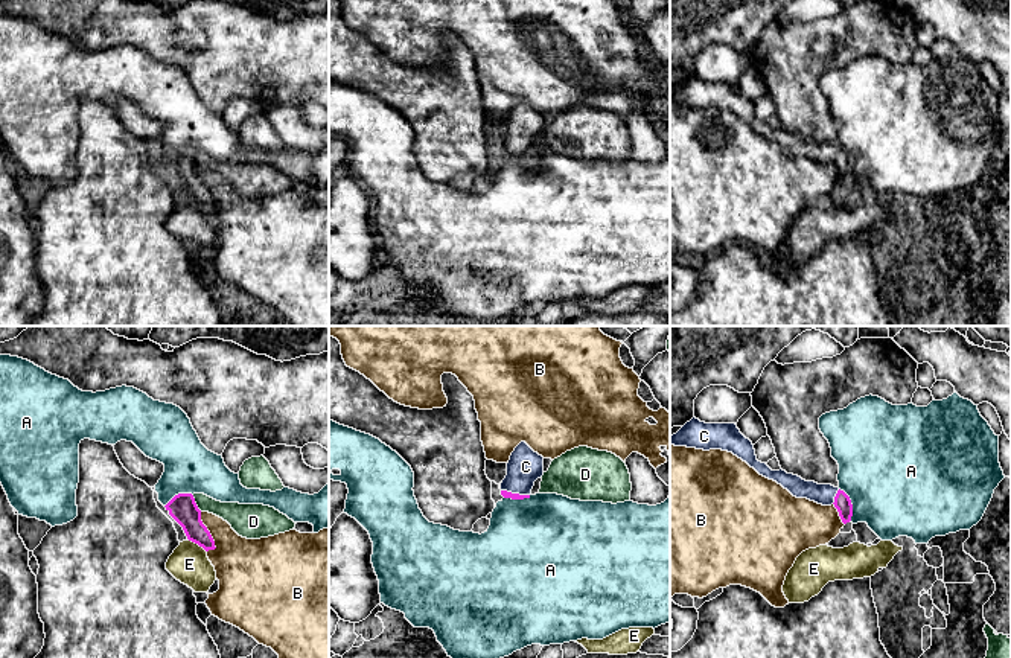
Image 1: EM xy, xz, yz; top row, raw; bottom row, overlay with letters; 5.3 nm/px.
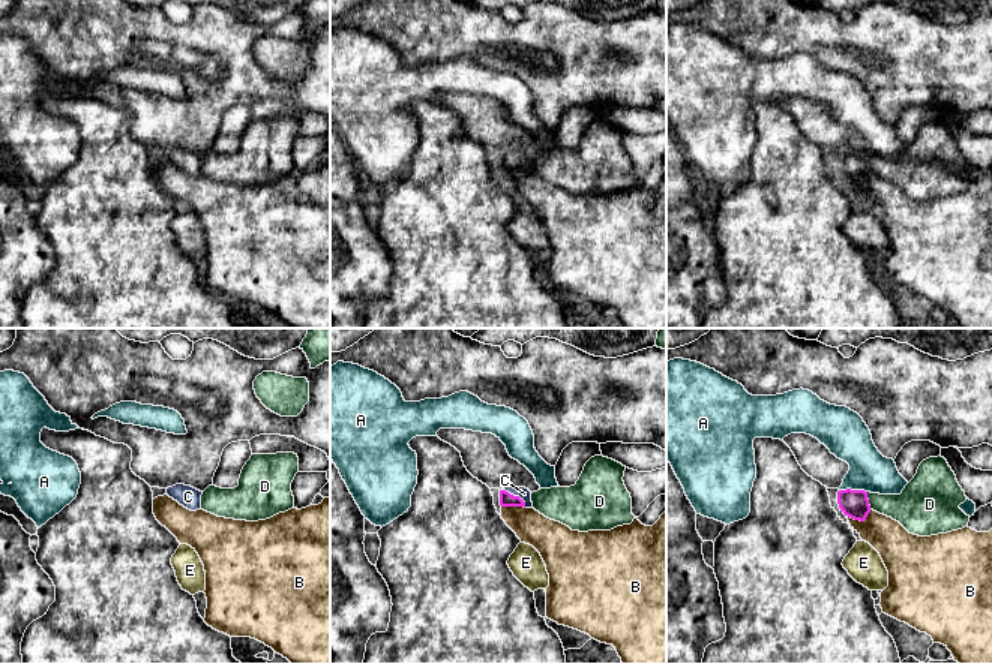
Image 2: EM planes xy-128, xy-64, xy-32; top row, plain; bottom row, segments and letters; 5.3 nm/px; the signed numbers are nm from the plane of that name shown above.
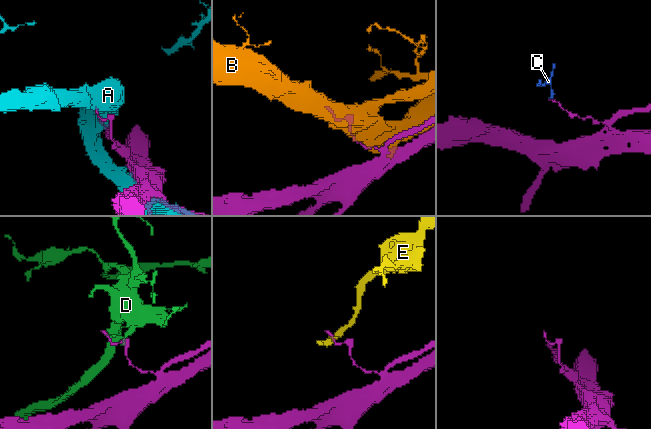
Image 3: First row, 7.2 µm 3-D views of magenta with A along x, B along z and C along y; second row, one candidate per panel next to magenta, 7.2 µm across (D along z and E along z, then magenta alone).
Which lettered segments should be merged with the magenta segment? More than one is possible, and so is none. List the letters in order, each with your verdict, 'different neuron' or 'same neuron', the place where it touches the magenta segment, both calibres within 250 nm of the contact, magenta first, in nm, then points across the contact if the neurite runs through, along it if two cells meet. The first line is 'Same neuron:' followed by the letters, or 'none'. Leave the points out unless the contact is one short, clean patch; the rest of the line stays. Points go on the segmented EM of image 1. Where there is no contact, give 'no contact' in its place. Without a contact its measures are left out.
Same neuron: C
A: different neuron | yz (851, 504) | 90/500 nm
B: different neuron | xy (209, 532) | 150/300 nm
C: same neuron | xz (515, 494) | 40/180 nm | across xz (504, 494), (515, 494), (526, 466)
D: different neuron | xy (195, 503) | 150/140 nm
E: different neuron | xy (198, 544) | 150/200 nm | along xy (189, 539), (206, 552)

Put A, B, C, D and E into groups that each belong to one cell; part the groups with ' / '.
A / B / C / D / E

